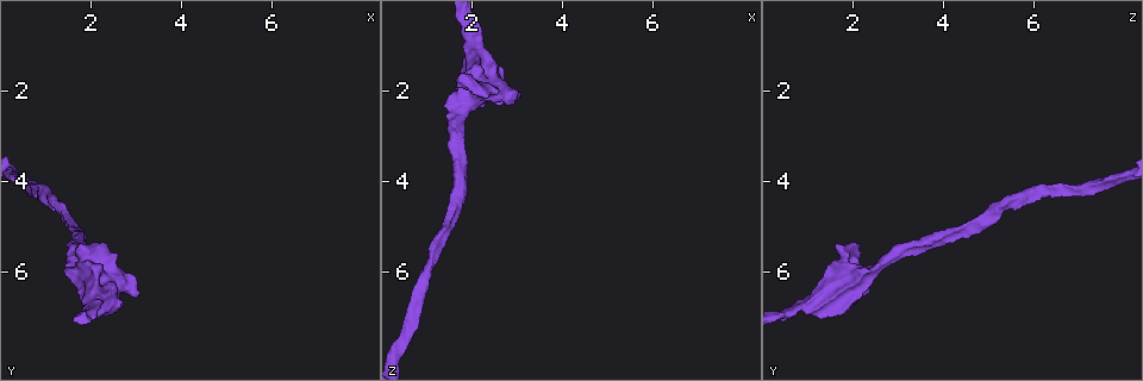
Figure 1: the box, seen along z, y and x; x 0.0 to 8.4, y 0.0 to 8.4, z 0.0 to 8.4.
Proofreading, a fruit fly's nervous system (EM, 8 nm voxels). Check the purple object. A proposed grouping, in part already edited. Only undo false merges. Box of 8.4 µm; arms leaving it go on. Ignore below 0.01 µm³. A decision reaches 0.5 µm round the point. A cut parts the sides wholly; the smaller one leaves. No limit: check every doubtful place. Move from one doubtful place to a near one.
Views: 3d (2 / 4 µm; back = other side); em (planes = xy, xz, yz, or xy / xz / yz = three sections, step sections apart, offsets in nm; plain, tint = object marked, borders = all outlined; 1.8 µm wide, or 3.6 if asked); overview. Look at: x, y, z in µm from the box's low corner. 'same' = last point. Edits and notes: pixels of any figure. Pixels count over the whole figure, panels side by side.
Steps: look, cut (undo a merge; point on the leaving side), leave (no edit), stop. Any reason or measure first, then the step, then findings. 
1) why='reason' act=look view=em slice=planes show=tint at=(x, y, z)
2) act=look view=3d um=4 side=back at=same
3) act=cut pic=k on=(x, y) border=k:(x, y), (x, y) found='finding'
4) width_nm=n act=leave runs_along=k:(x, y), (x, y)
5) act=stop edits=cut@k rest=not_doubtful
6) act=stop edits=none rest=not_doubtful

act=look view=em um=3.6 slice=xy step=16 show=tint at=(2.80, 6.40, 2.10)

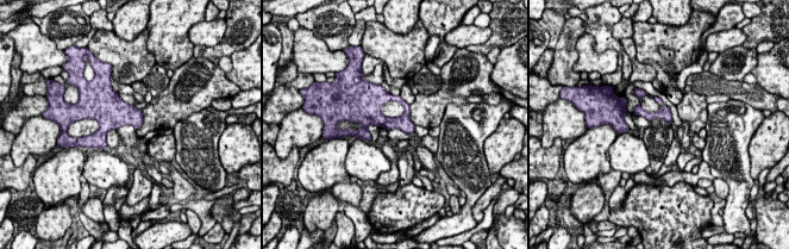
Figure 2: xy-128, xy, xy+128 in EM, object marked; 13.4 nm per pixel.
act=leave runs_along=2:(362, 117), (376, 117), (412, 128) found='one cell here'

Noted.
act=look view=em um=3.6 slice=xy step=16 show=tint at=(2.20, 5.90, 1.95)

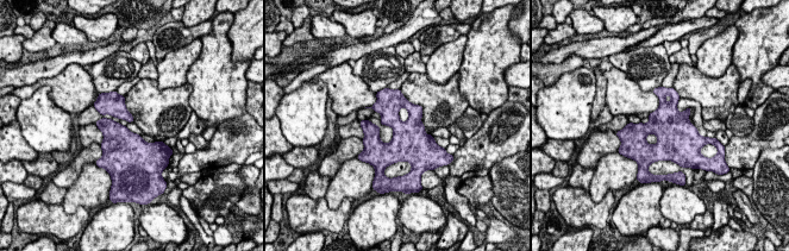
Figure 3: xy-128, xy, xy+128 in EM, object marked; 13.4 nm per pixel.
act=leave found='one cell here'

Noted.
why='sudden change in width' act=look view=em um=3.6 slice=xz step=4 show=tint at=(2.10, 6.70, 1.25)

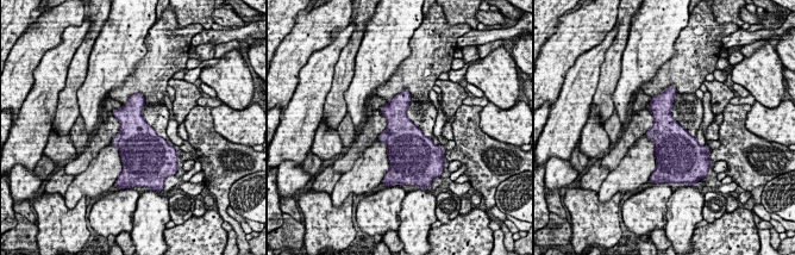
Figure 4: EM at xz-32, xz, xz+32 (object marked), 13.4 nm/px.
act=look view=em um=3.6 slice=planes show=tint at=same

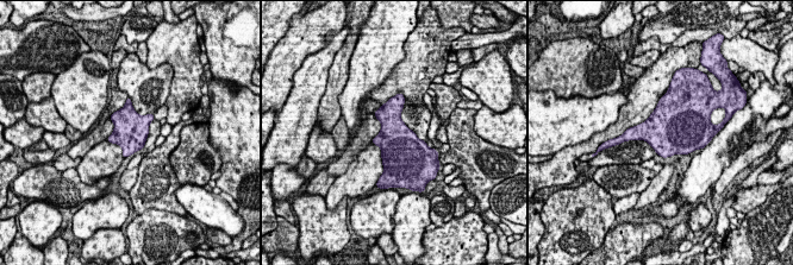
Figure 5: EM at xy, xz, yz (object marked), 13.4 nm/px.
width_nm=460 act=leave found='all the same cell'

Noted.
act=stop edits=none rest=not_doubtful

